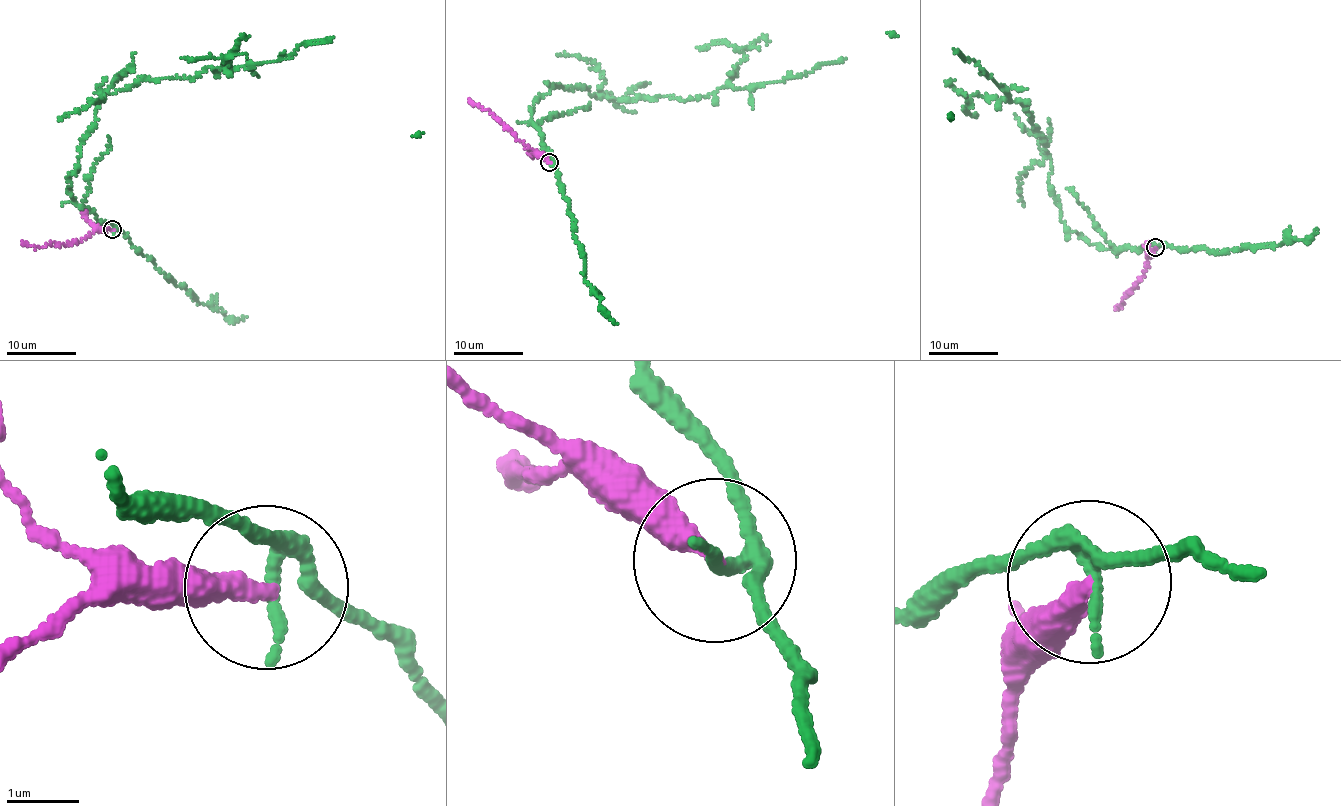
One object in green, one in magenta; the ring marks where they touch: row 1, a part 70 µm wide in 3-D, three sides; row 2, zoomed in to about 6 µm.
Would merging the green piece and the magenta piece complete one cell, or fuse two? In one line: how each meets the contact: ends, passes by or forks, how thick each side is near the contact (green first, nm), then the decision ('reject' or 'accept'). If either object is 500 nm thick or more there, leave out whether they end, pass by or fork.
green passes by | magenta ends | 180/320 nm | reject

